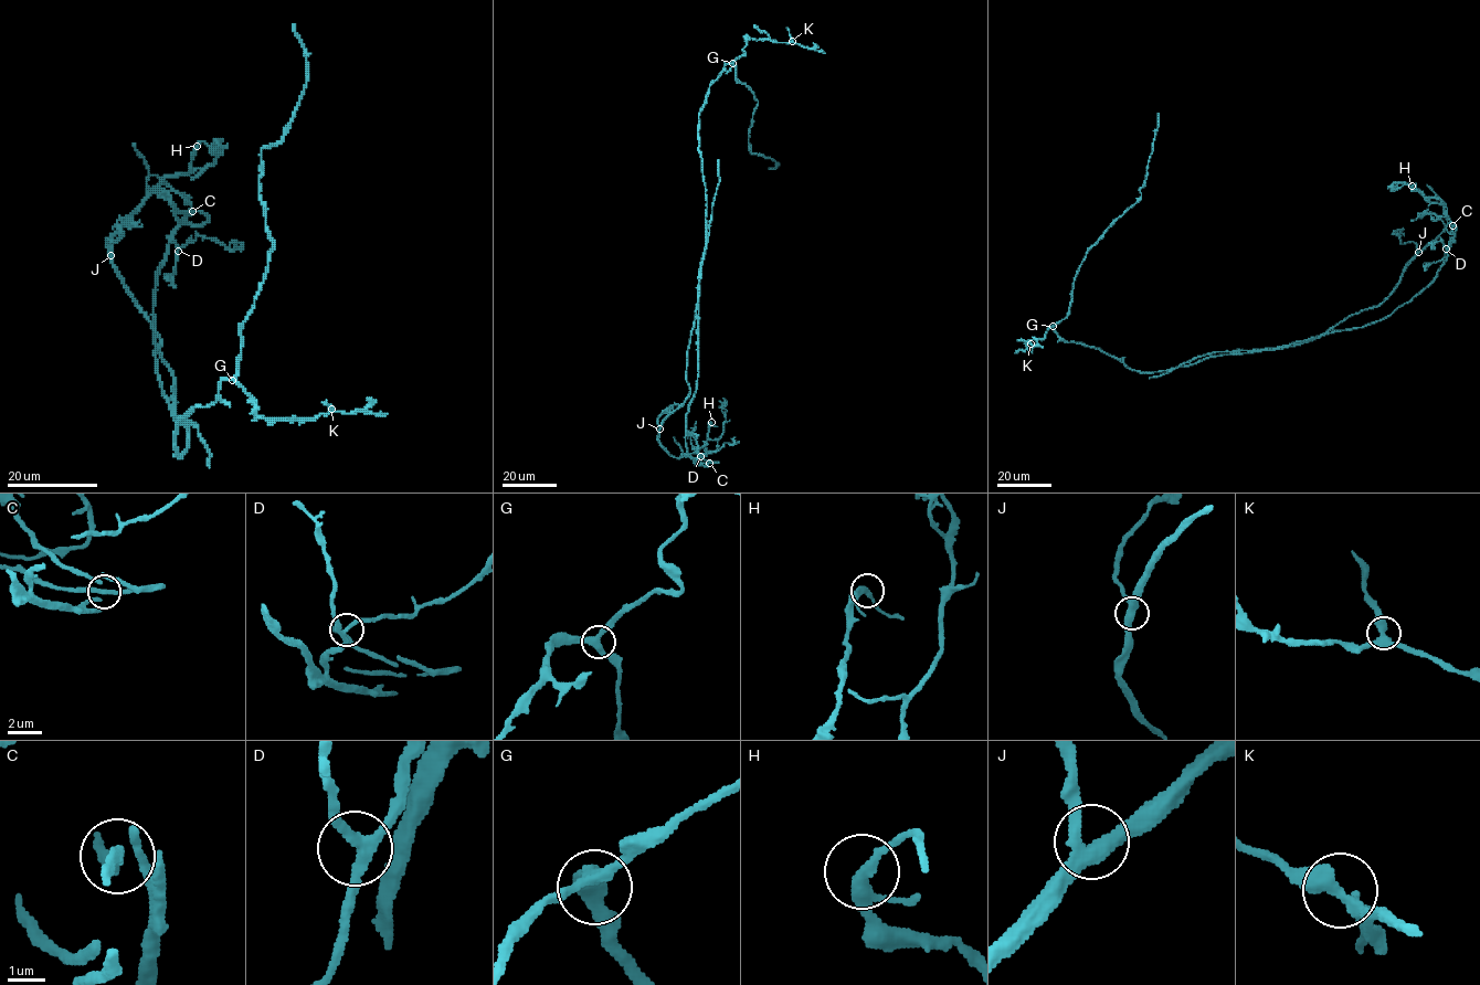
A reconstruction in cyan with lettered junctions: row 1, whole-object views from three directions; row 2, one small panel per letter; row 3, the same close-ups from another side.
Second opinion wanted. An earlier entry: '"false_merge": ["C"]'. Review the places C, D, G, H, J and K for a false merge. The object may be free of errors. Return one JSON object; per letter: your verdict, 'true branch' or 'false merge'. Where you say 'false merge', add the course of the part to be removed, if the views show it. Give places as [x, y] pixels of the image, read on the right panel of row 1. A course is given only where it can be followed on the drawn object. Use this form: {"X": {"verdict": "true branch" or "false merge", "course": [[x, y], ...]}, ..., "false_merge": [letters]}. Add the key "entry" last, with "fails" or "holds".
{"C": {"verdict": "false merge", "course": [[1452, 225], [1455, 237], [1437, 276], [1388, 316], [1361, 327], [1276, 347], [1214, 352], [1149, 378]]}, "D": {"verdict": "true branch"}, "G": {"verdict": "true branch"}, "H": {"verdict": "true branch"}, "J": {"verdict": "true branch"}, "K": {"verdict": "true branch"}, "false_merge": ["C"], "entry": "holds"}

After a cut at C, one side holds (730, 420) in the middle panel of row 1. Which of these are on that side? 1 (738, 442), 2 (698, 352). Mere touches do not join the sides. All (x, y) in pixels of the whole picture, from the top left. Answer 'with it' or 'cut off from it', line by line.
1: cut off from it
2: cut off from it

